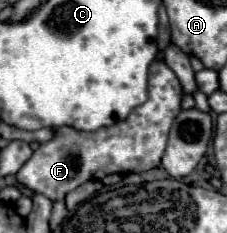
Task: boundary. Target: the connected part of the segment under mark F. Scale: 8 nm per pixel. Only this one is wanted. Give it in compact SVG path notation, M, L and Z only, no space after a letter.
M155 60L149 66L147 100L137 106L125 120L115 126L101 128L97 132L79 132L71 126L55 130L55 136L41 144L33 156L17 172L17 180L37 194L47 196L53 202L65 198L67 192L89 180L101 180L107 174L129 174L157 168L165 150L169 128L181 110L181 86L177 76L165 62Z

